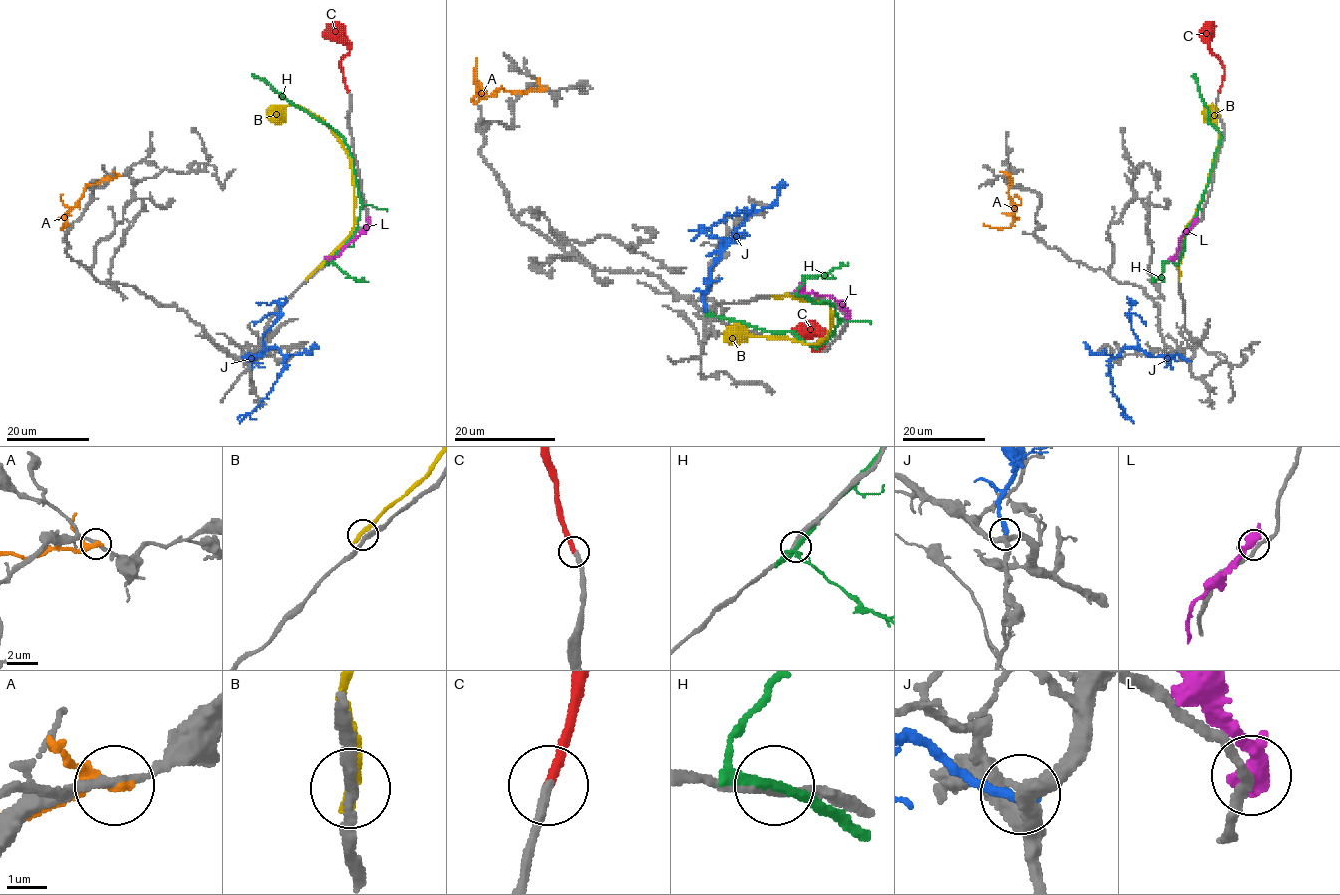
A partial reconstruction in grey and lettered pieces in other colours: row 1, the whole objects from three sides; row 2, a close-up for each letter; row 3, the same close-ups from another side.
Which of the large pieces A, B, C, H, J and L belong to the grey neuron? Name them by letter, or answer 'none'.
C

